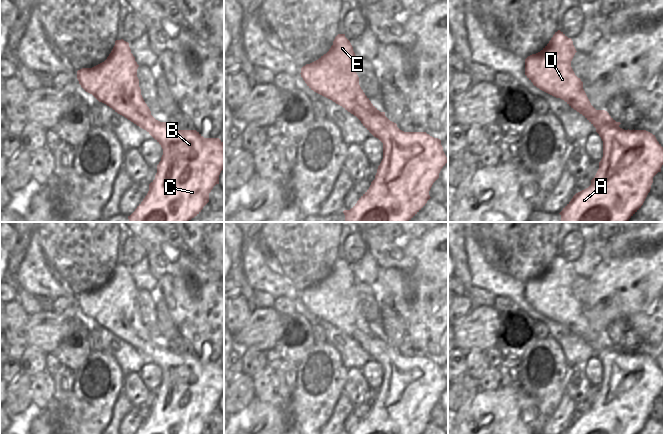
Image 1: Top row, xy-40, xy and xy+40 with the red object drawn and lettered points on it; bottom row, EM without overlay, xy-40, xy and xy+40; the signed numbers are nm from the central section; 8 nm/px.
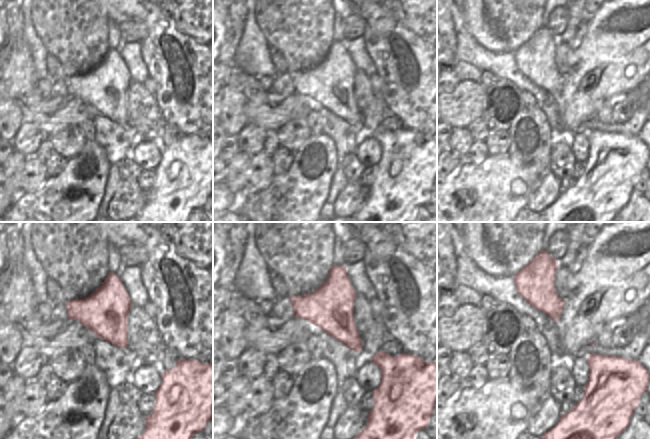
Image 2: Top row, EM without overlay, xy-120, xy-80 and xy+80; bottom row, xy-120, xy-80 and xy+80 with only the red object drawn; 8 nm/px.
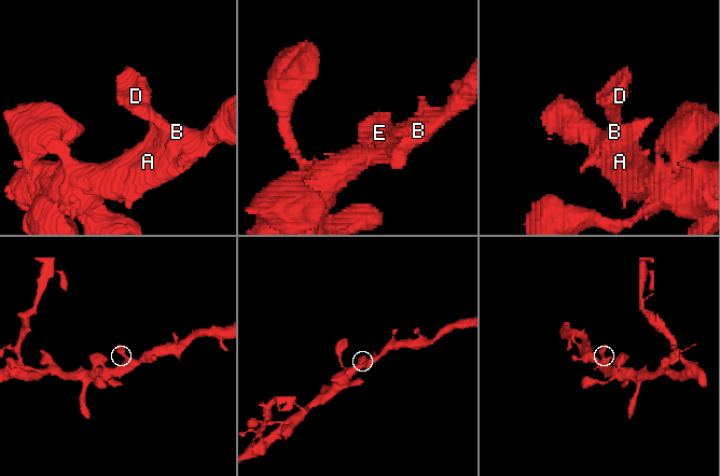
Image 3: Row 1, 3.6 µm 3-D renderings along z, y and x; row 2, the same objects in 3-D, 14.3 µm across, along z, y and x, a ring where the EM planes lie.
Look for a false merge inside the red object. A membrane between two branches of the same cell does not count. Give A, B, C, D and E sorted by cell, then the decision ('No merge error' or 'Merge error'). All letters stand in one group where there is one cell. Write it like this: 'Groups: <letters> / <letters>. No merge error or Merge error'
Groups: A B C D E. No merge error.

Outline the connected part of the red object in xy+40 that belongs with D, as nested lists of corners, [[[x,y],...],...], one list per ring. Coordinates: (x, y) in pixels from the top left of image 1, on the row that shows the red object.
[[[555,32],[549,43],[538,53],[525,59],[525,75],[540,90],[564,100],[571,108],[582,114],[595,128],[603,141],[603,157],[599,162],[599,169],[591,180],[591,185],[576,193],[571,201],[559,213],[561,222],[628,222],[629,219],[641,208],[653,183],[653,177],[661,172],[663,165],[663,147],[655,135],[646,130],[624,130],[619,127],[607,111],[596,110],[590,103],[584,89],[583,82],[578,78],[572,67],[571,61],[576,53],[571,38],[563,32]]]

